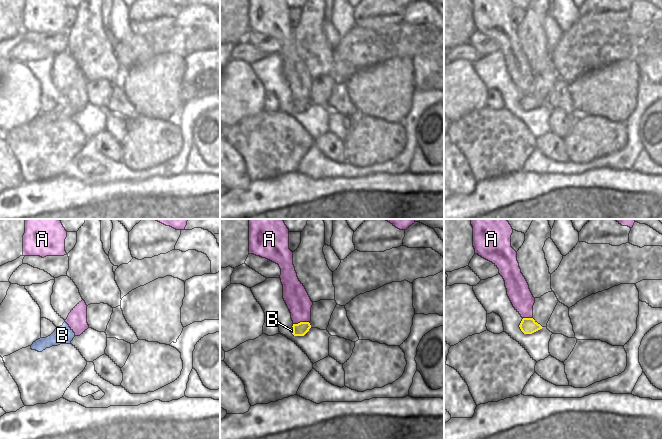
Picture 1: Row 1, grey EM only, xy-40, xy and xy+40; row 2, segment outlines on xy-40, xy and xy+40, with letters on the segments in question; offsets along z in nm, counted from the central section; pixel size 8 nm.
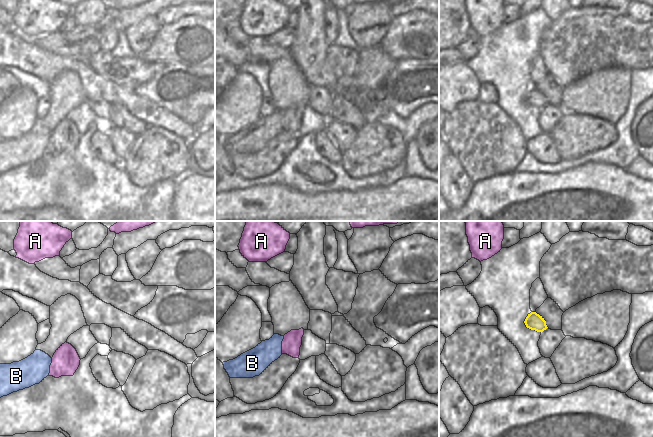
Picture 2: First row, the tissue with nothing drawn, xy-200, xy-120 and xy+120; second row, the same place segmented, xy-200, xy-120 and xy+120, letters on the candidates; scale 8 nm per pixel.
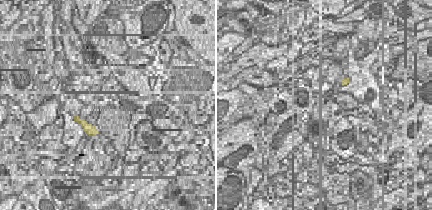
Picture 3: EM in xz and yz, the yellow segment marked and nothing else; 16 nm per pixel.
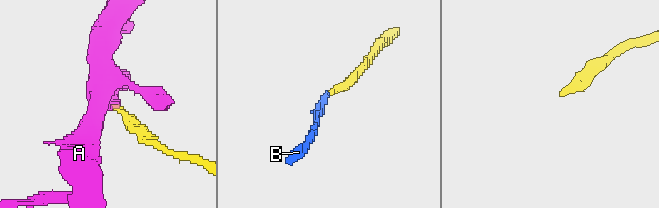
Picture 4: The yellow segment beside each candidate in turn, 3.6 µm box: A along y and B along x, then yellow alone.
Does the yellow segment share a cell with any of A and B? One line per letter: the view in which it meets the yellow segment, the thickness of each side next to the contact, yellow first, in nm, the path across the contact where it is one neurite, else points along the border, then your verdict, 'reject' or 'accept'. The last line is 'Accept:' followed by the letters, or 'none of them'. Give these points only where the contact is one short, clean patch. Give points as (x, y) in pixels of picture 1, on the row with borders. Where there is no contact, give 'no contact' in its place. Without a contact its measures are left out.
A: meets yellow in xy; 110 nm thick on the yellow side, 190 nm on the other; border along xy (308, 321), (300, 321), (293, 324); reject
B: meets yellow in xy; 110 nm thick on the yellow side, 20 nm on the other; runs through xy (300, 329), (293, 330), (291, 330); accept
Accept: B

